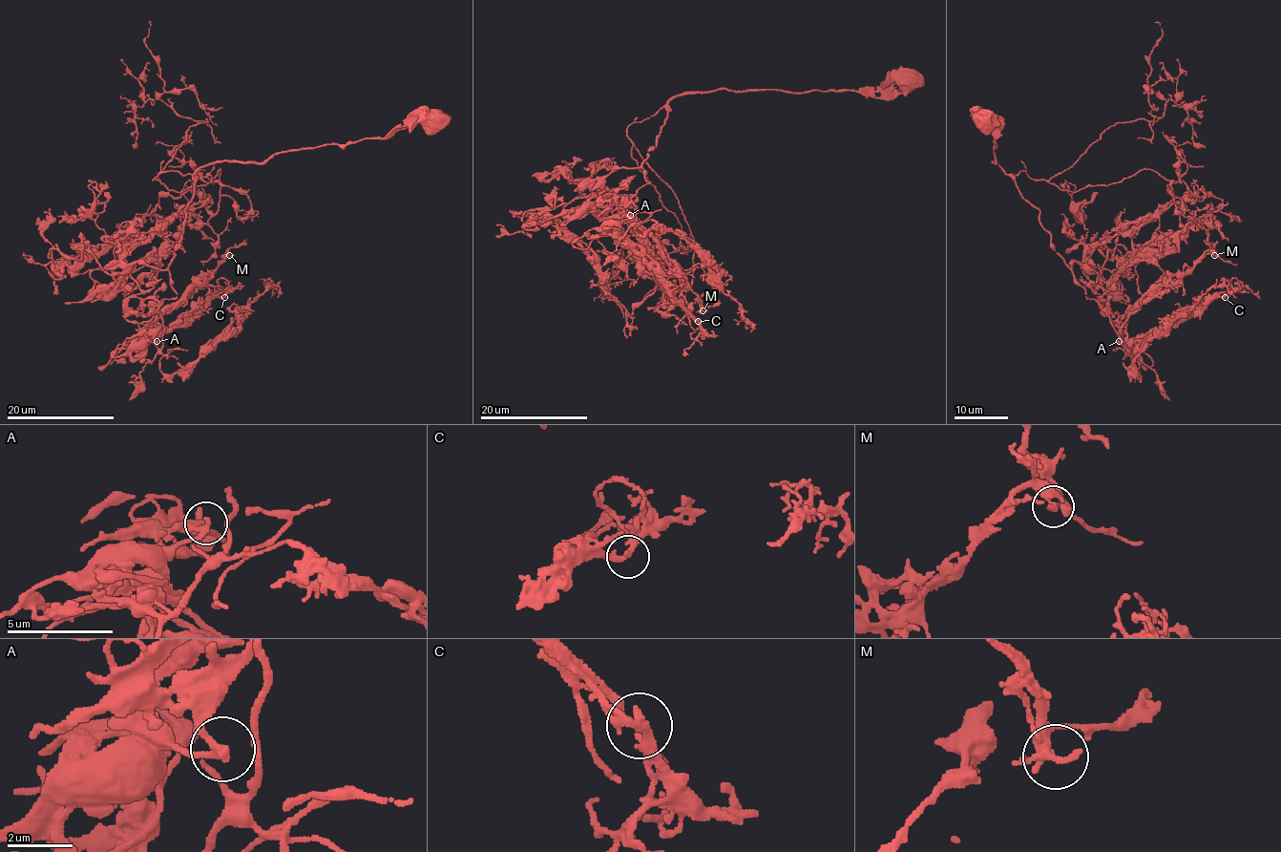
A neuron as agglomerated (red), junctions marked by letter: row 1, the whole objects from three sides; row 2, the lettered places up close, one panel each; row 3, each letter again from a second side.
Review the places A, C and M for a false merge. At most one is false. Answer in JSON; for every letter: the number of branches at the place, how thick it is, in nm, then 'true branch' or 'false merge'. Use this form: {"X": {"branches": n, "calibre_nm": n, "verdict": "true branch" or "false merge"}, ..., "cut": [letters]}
{"A": {"branches": 2, "calibre_nm": 240, "verdict": "true branch"}, "C": {"branches": 2, "calibre_nm": 240, "verdict": "true branch"}, "M": {"branches": 2, "calibre_nm": 240, "verdict": "true branch"}, "cut": []}

